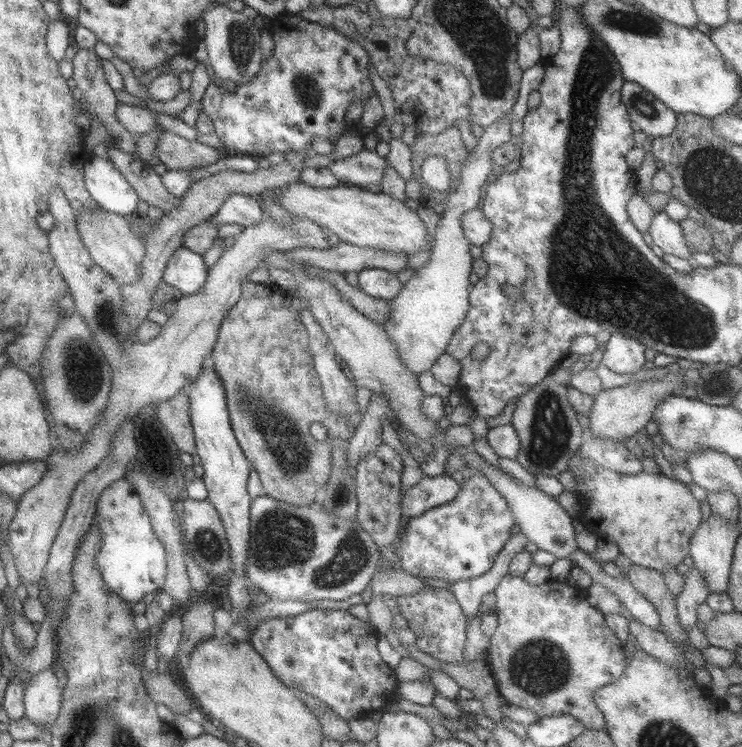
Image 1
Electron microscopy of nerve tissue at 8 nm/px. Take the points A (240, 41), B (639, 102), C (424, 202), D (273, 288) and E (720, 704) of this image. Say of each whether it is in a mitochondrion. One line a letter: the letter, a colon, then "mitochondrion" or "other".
A: mitochondrion
B: mitochondrion
C: other
D: other
E: other

